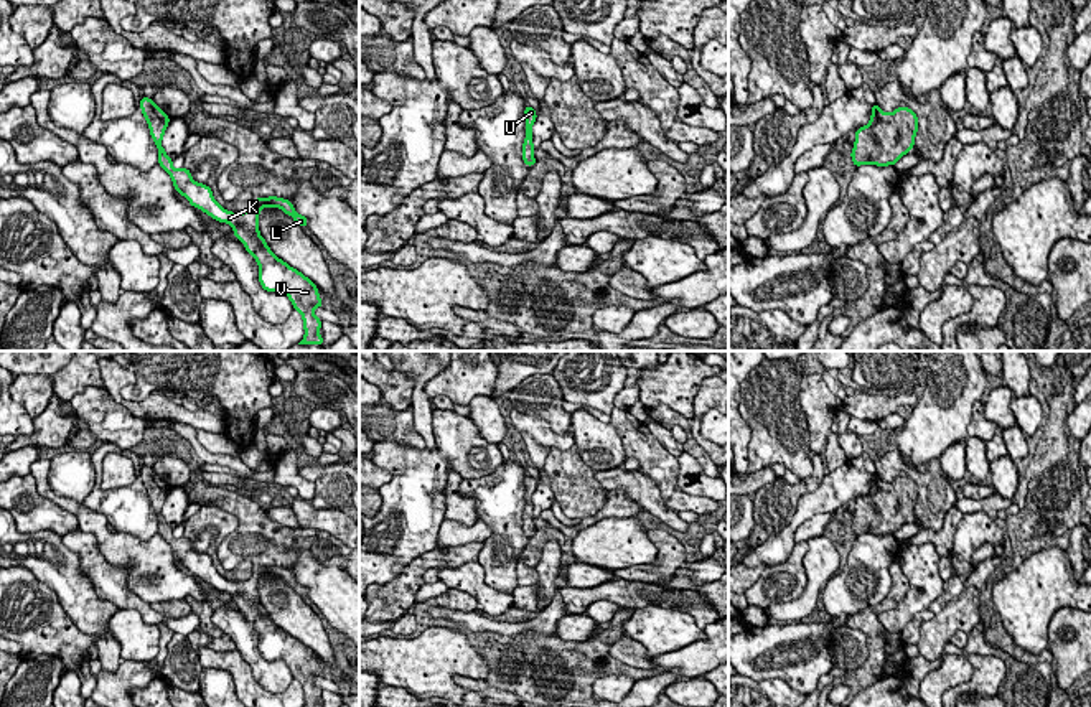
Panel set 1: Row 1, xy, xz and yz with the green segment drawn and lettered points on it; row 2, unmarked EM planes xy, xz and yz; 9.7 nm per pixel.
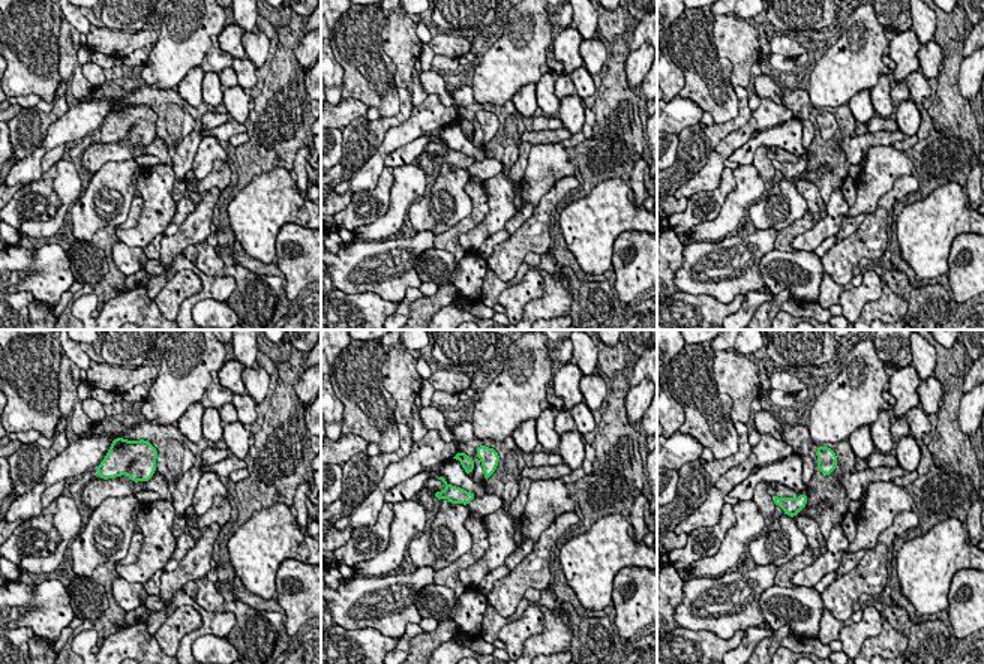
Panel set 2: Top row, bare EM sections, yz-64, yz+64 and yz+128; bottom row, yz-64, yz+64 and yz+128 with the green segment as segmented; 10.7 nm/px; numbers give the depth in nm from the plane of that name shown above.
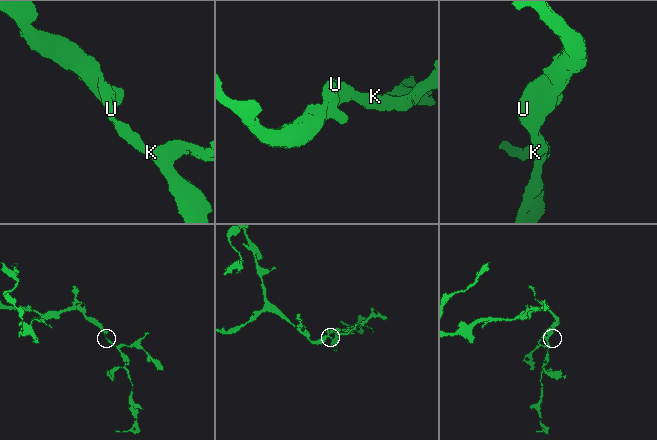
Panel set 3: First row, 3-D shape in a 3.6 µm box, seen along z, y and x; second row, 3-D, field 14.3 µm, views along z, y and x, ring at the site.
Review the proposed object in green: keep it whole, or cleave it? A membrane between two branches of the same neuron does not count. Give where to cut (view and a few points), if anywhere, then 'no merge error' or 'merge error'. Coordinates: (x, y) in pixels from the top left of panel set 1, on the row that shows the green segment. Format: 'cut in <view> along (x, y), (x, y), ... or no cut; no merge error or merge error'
no cut; no merge error

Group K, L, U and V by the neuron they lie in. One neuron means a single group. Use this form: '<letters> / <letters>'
K L U V

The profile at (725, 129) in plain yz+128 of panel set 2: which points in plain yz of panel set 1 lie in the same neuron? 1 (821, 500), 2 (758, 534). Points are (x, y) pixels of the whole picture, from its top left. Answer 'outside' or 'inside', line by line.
1: outside
2: inside

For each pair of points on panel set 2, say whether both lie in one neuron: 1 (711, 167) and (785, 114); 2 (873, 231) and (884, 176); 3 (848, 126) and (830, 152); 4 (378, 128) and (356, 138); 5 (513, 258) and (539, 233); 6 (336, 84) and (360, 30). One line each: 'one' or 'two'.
1: one
2: two
3: one
4: one
5: one
6: two

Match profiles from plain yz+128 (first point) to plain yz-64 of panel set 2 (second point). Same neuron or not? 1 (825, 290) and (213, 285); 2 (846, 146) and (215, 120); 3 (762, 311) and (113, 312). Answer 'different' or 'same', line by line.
1: same
2: different
3: different

